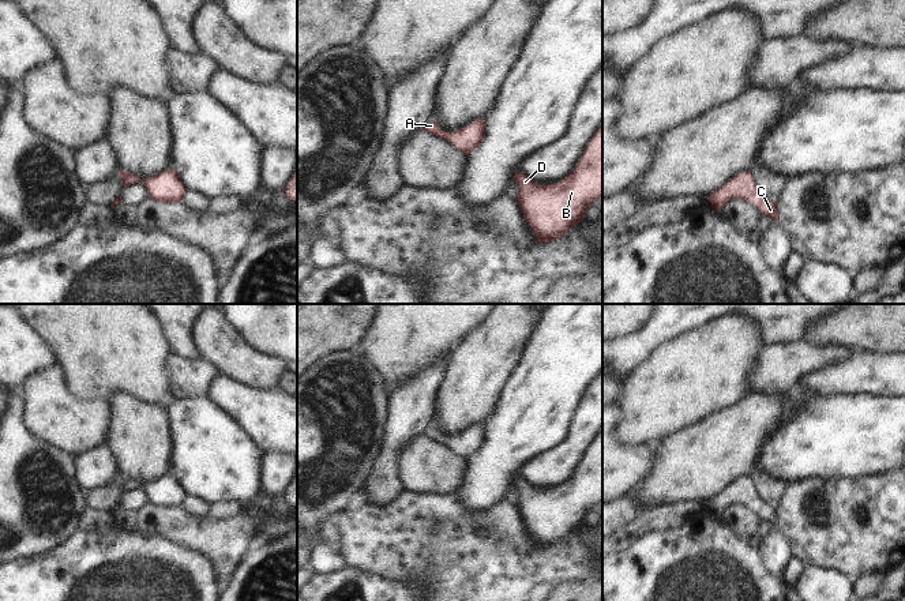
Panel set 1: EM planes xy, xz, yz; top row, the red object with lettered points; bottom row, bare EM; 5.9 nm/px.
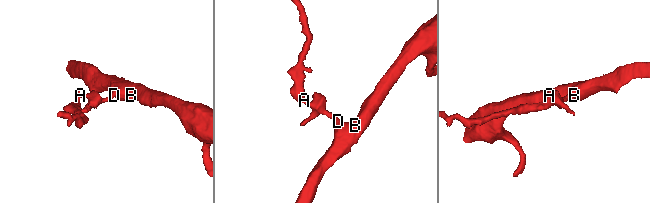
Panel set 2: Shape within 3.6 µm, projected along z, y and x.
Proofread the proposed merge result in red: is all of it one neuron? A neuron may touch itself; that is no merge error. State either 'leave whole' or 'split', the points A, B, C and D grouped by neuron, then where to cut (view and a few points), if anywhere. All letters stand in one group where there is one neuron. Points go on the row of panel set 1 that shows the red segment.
leave whole | A B C D | no cut

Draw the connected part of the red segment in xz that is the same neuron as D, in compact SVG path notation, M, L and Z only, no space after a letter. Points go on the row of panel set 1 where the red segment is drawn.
M602 125L586 147L575 169L563 180L541 187L537 185L532 177L521 172L512 176L512 181L515 181L519 188L515 199L538 243L544 245L562 237L582 222L586 209L602 196Z

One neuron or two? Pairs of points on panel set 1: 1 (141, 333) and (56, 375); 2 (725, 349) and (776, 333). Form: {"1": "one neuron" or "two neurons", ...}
{"1": "two neurons", "2": "two neurons"}

